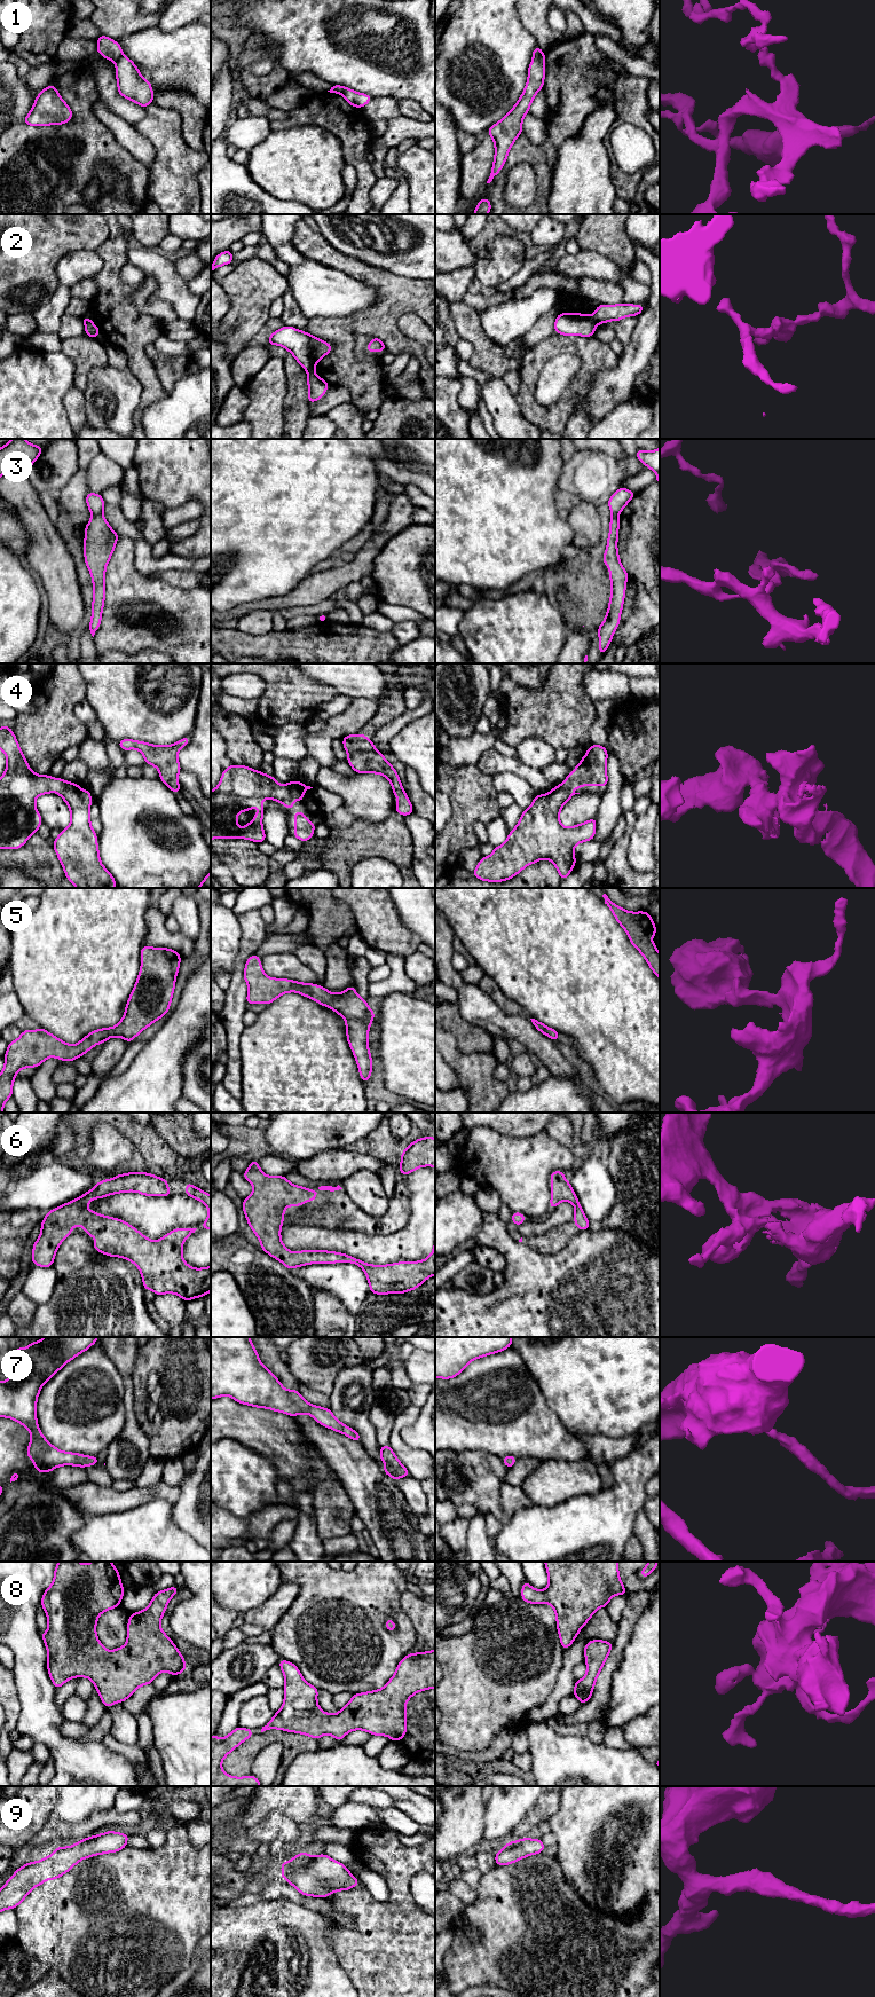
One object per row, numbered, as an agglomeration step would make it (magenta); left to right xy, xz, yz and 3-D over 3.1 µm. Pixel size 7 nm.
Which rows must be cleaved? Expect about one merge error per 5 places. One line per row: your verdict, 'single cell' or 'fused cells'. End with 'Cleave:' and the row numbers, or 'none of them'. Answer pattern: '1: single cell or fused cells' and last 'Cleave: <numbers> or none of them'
1: fused cells
2: fused cells
3: fused cells
4: single cell
5: single cell
6: single cell
7: single cell
8: single cell
9: single cell
Cleave: 1, 2, 3

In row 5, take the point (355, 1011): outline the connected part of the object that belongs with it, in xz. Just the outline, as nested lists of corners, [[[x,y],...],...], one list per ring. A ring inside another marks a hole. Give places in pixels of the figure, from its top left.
[[[255,953],[245,962],[244,980],[249,986],[246,1004],[268,1005],[284,993],[298,992],[341,1015],[346,1022],[347,1041],[355,1056],[361,1078],[364,1084],[369,1082],[372,1074],[372,1056],[368,1036],[375,1011],[370,1009],[366,1000],[356,993],[353,984],[336,994],[313,983],[268,977],[262,970],[260,957]]]

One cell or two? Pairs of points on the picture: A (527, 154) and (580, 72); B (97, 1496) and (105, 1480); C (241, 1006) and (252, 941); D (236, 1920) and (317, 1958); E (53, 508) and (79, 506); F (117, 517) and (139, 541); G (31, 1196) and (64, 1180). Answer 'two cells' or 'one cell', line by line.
A: one cell
B: two cells
C: one cell
D: one cell
E: two cells
F: one cell
G: one cell

